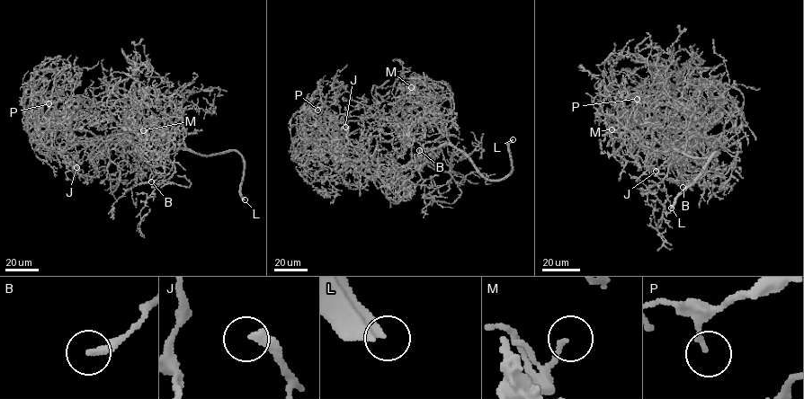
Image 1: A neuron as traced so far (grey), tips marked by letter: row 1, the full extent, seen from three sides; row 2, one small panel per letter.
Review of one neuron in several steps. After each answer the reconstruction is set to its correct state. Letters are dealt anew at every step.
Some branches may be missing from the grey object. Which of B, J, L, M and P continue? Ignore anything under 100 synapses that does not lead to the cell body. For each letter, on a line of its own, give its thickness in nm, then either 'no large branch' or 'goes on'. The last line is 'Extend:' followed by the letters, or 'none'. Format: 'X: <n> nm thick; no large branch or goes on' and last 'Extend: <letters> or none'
B: 280 nm thick; no large branch
J: 320 nm thick; no large branch
L: 440 nm thick; goes on
M: 140 nm thick; no large branch
P: 140 nm thick; no large branch
Extend: L

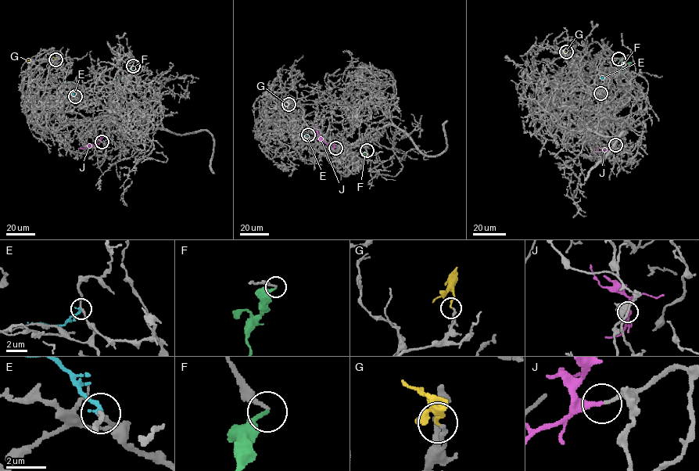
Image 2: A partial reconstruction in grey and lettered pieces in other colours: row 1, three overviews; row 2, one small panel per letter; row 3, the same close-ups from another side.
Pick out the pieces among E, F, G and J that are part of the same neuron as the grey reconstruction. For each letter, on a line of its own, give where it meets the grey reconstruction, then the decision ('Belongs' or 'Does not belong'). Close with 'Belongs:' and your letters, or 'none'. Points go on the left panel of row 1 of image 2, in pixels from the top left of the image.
E: Touches grey at (75, 96). Does not belong
F: Touches grey at (133, 66). Does not belong
G: Touches grey at (55, 59). Does not belong
J: Touches grey at (102, 142). Belongs
Belongs: J

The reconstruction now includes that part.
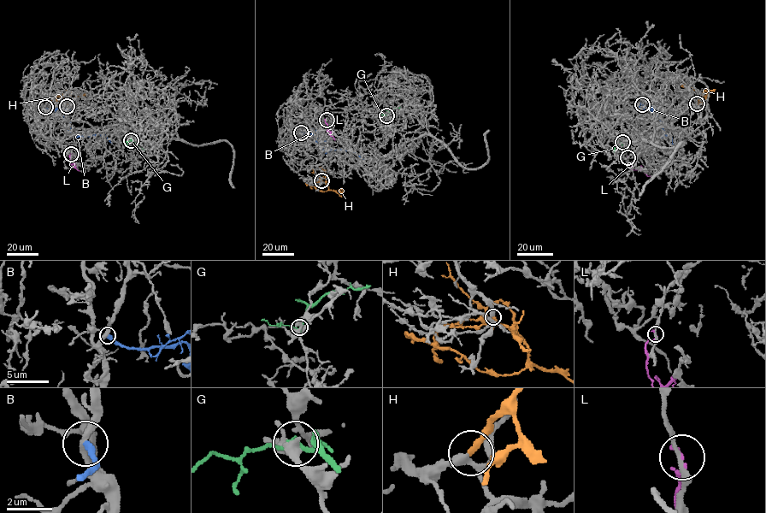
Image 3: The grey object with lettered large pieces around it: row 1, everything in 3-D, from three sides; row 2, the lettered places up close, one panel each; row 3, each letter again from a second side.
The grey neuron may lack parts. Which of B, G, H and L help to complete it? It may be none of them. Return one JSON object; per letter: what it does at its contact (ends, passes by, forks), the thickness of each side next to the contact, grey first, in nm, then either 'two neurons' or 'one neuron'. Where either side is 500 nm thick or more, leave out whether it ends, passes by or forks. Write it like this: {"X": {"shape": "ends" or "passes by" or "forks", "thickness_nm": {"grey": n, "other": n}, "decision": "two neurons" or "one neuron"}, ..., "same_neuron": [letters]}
{"B": {"shape": "ends", "thickness_nm": {"grey": 340, "other": 320}, "decision": "two neurons"}, "G": {"shape": "passes by", "thickness_nm": {"grey": 320, "other": 240}, "decision": "two neurons"}, "H": {"shape": "ends", "thickness_nm": {"grey": 260, "other": 320}, "decision": "one neuron"}, "L": {"shape": "ends", "thickness_nm": {"grey": 220, "other": 160}, "decision": "two neurons"}, "same_neuron": ["H"]}

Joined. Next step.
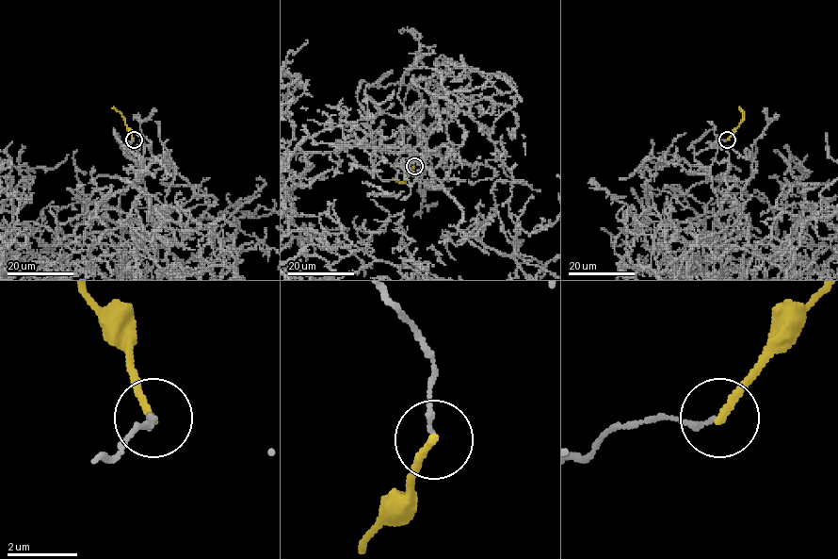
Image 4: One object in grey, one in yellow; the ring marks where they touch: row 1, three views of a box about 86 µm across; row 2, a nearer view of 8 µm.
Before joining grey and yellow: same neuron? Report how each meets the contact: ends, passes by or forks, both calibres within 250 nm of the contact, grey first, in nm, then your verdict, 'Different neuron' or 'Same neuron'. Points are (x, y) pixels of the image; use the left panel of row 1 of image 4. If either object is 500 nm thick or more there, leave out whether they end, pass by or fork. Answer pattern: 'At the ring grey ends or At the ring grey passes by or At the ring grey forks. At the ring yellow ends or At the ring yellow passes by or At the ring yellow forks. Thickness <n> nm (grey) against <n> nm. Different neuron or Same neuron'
At the ring grey ends. At the ring yellow ends. Thickness 150 nm (grey) against 200 nm. Different neuron

